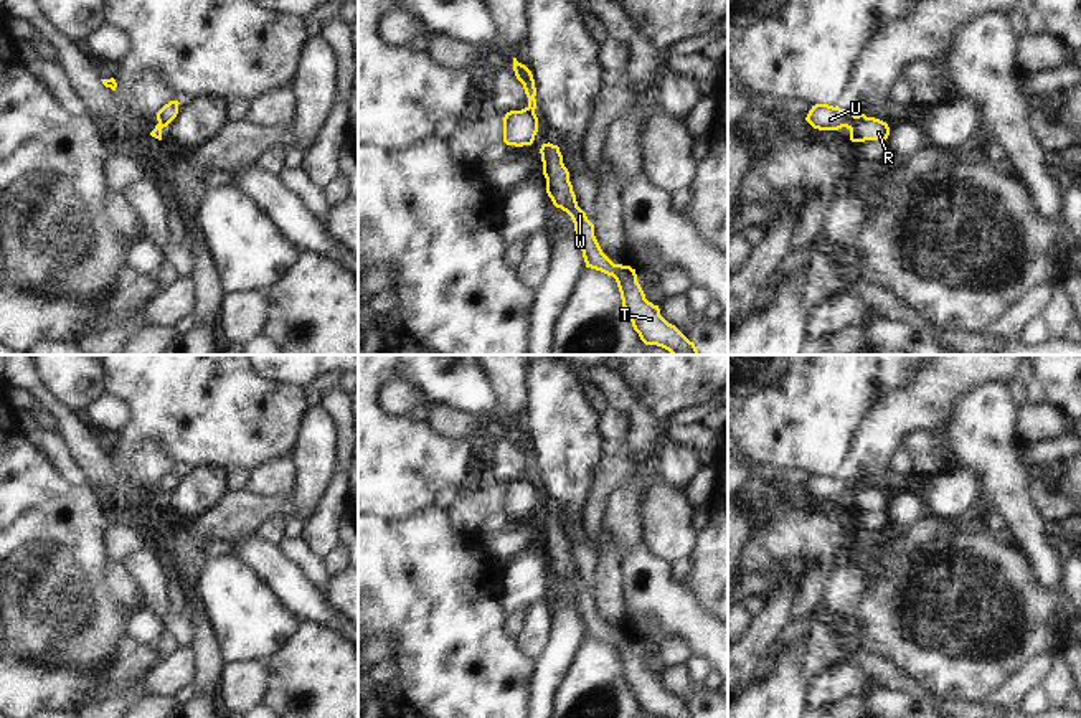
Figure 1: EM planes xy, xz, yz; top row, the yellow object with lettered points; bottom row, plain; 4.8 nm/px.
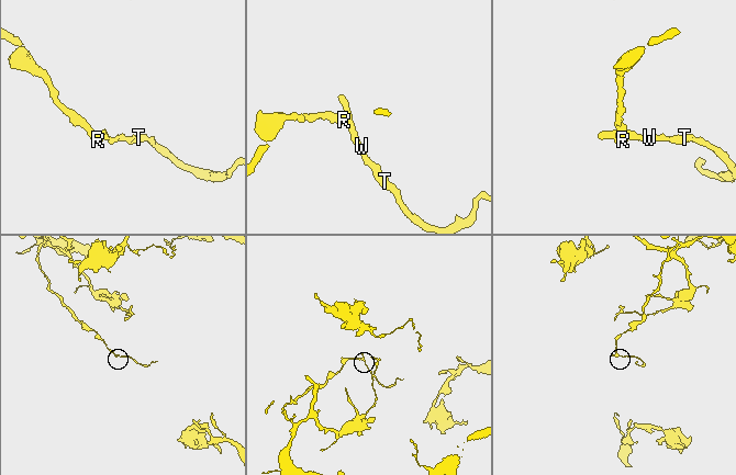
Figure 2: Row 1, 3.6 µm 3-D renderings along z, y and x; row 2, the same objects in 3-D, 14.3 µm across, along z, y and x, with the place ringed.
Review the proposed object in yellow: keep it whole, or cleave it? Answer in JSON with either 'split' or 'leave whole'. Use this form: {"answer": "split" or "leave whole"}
{"answer": "split"}

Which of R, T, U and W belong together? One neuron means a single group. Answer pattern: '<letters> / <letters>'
R / T U W

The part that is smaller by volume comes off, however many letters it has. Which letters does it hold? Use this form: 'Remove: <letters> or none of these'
Remove: T, U, W

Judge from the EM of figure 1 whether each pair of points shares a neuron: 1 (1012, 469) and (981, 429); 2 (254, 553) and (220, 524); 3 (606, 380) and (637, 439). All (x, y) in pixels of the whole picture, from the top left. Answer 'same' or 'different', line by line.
1: same
2: different
3: same

